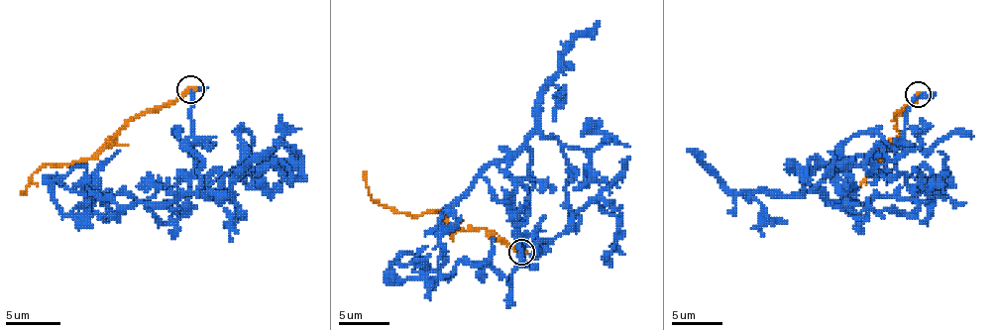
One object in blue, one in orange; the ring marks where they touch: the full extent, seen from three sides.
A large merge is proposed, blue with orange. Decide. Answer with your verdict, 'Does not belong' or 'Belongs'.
Does not belong

